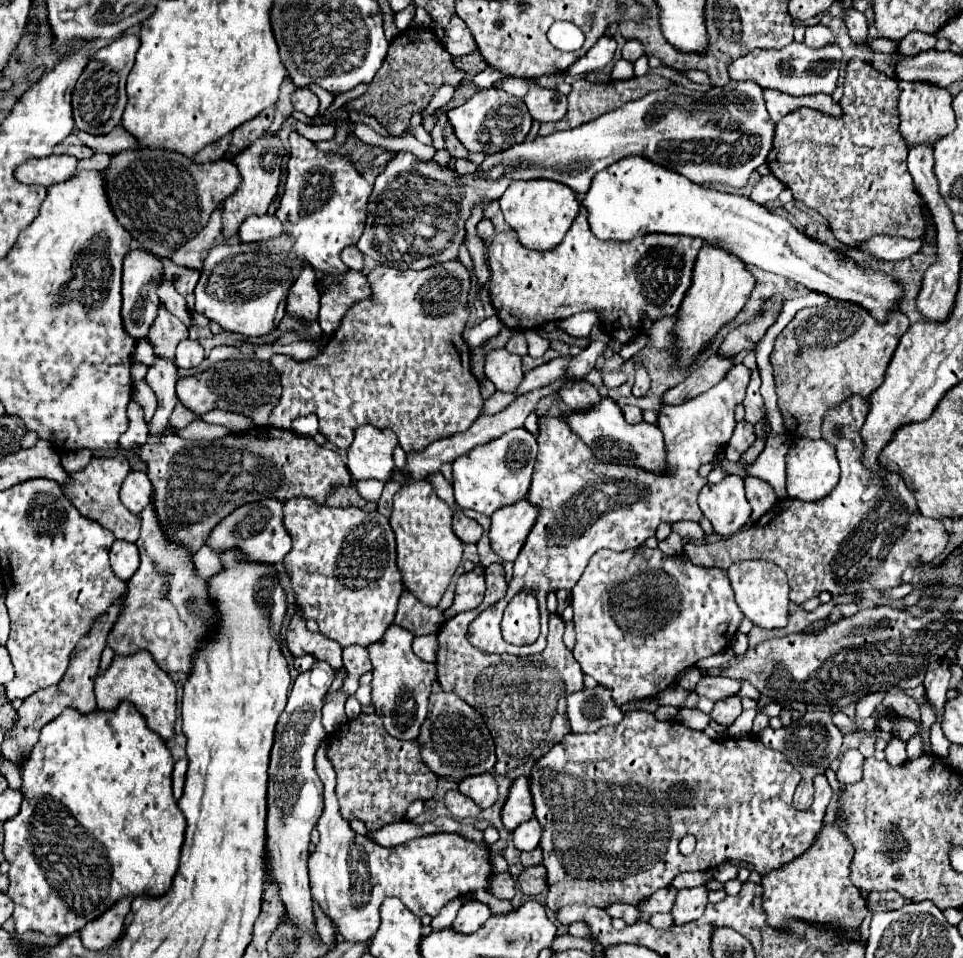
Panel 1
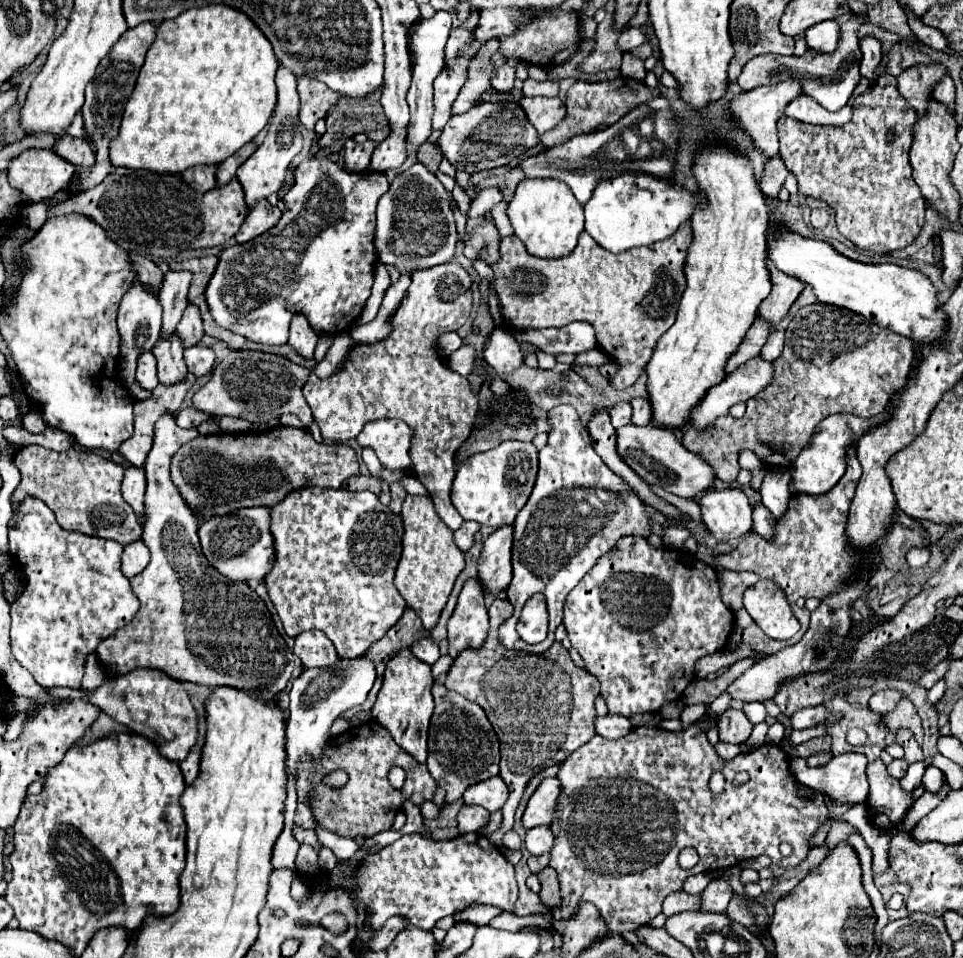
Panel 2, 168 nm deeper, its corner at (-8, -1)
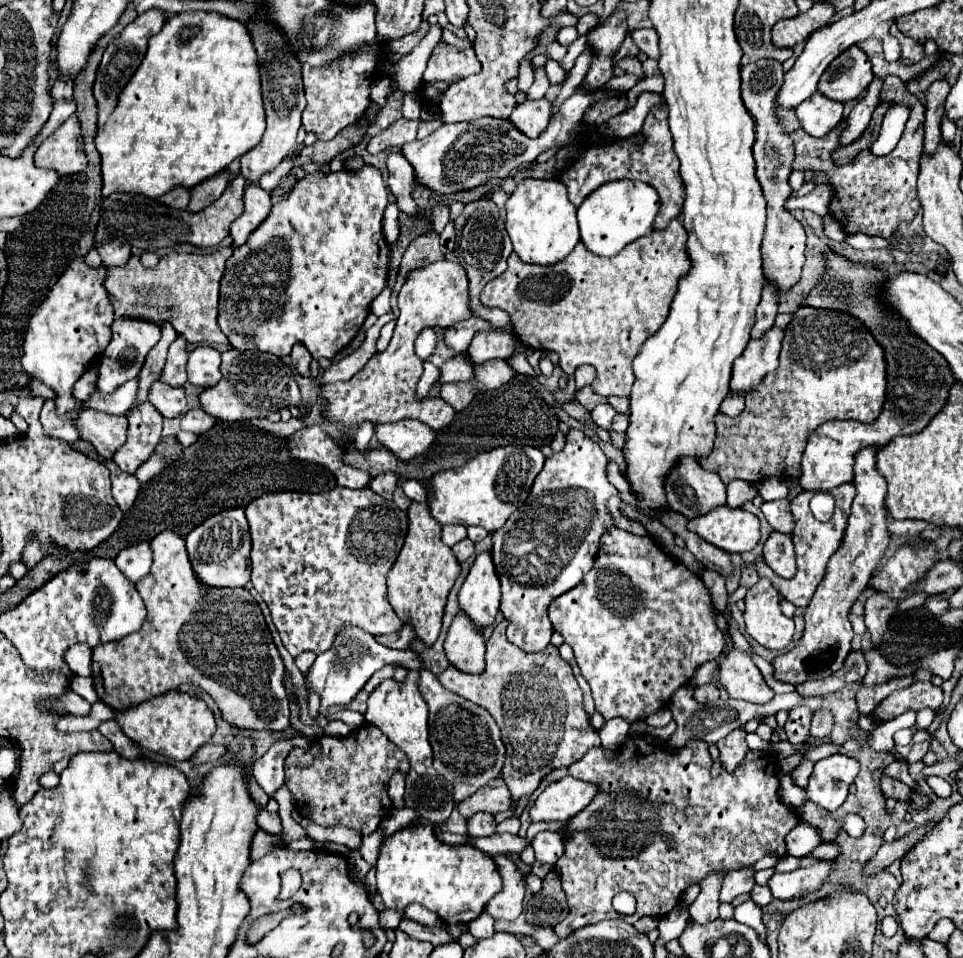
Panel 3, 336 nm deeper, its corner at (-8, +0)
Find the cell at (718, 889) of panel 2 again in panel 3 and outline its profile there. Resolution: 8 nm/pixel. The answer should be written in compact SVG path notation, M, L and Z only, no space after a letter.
M750 868L734 870L724 876L724 884L720 890L720 902L732 902L736 896L750 892L754 888L754 872Z

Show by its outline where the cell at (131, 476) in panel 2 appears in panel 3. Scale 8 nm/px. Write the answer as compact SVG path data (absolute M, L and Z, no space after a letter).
M114 462L106 464L110 468L110 478L112 478L112 496L118 502L118 506L126 512L134 504L134 498L138 496L140 490L140 480L134 474L124 474Z

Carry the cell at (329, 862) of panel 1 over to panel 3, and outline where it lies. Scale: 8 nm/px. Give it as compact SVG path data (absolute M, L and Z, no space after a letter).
M412 826L394 832L392 836L384 838L380 854L378 856L378 894L382 896L382 902L386 908L404 912L410 904L420 904L432 912L436 912L446 924L466 924L474 918L478 918L484 912L484 906L488 900L492 900L502 890L502 876L498 872L498 866L492 856L478 850L472 844L460 844L450 846L444 842L438 842L432 826Z

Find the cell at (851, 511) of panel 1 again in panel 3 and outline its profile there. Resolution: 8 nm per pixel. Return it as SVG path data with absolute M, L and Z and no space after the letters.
M854 482L850 484L842 484L838 488L830 490L830 496L836 500L836 510L834 516L828 522L818 522L812 512L810 512L810 498L812 492L800 492L794 500L792 500L792 516L794 516L794 532L792 532L792 540L794 540L794 550L796 550L796 574L794 578L782 578L778 574L774 574L774 570L770 570L770 566L764 562L764 558L758 558L756 562L752 562L752 568L758 572L758 578L768 578L774 588L780 592L780 596L784 600L790 600L796 606L808 606L816 586L820 584L826 564L828 564L828 556L834 554L834 550L838 548L842 536L844 536L844 526L846 526L846 518L850 516L850 502L856 496L856 486Z

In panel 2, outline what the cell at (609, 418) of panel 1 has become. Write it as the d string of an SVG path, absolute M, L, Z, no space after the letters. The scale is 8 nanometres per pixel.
M648 423L644 427L626 425L620 427L616 433L618 433L618 453L648 485L658 485L684 499L692 499L714 485L716 475L712 467L698 455L686 451L672 431L662 431L660 427Z

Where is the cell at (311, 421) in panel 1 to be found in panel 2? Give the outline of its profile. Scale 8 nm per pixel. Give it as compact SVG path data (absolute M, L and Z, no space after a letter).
M260 349L234 351L214 367L210 381L194 393L194 407L214 417L244 417L250 423L268 423L270 419L278 419L284 413L294 413L308 427L314 421L312 411L302 395L308 375L310 369L294 365L280 355L264 353Z

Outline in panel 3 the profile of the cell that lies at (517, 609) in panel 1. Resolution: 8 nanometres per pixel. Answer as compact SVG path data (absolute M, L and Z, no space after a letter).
M610 528L602 536L602 544L600 544L600 550L596 554L596 562L594 562L592 570L584 576L582 584L574 586L574 590L568 590L566 594L560 594L558 598L554 598L554 602L548 606L548 618L552 620L554 630L564 636L564 642L572 646L574 658L576 658L576 662L580 666L580 672L592 686L592 698L596 702L596 710L606 720L620 716L620 718L624 718L628 722L634 722L634 720L644 720L650 714L656 714L660 708L664 708L670 702L672 694L680 686L684 686L684 684L688 684L692 680L692 676L698 670L698 666L702 666L708 660L714 660L722 652L722 648L724 648L724 634L718 630L718 624L714 624L716 610L714 610L714 604L712 604L712 598L710 598L710 590L704 586L702 578L696 576L694 572L690 572L684 564L680 564L680 562L672 560L670 556L666 556L654 544L652 538L648 538L648 536L640 538L640 536L634 536L634 534L630 534L626 530L620 530L620 528Z

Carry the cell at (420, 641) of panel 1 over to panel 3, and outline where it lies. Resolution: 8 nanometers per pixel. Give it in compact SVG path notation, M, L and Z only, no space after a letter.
M360 628L342 630L334 642L334 646L322 654L318 654L316 662L310 666L308 674L304 674L304 686L310 694L318 694L322 698L322 706L348 706L356 694L364 688L374 672L384 668L384 664L400 664L406 670L422 670L422 658L416 650L390 650L374 640L372 634Z

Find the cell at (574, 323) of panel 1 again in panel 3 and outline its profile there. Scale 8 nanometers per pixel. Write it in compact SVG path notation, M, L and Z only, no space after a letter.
M472 316L472 318L464 320L464 322L458 322L458 324L450 326L450 328L446 328L444 338L446 338L448 346L452 346L456 352L462 352L462 350L466 350L470 346L470 342L472 342L472 338L474 338L474 334L478 330L498 330L498 328L490 326L488 322L482 322L482 318Z

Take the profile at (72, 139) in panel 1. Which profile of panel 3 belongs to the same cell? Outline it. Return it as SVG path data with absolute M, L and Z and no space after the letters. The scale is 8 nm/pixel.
M72 114L54 134L50 134L38 148L36 166L52 168L58 174L78 174L86 170L88 160L84 154L84 140L80 134L78 116Z

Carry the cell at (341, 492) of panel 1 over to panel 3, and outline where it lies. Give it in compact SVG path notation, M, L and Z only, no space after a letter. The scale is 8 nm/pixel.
M384 472L384 474L374 476L374 478L370 480L368 488L374 490L376 494L380 494L384 500L392 500L392 492L394 492L394 488L396 488L396 480L398 480L396 474Z

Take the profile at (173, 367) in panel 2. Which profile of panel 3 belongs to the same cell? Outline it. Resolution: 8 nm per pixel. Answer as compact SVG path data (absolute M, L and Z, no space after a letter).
M156 378L154 386L150 386L148 400L158 408L164 418L180 416L186 410L184 386L166 386L162 378Z

